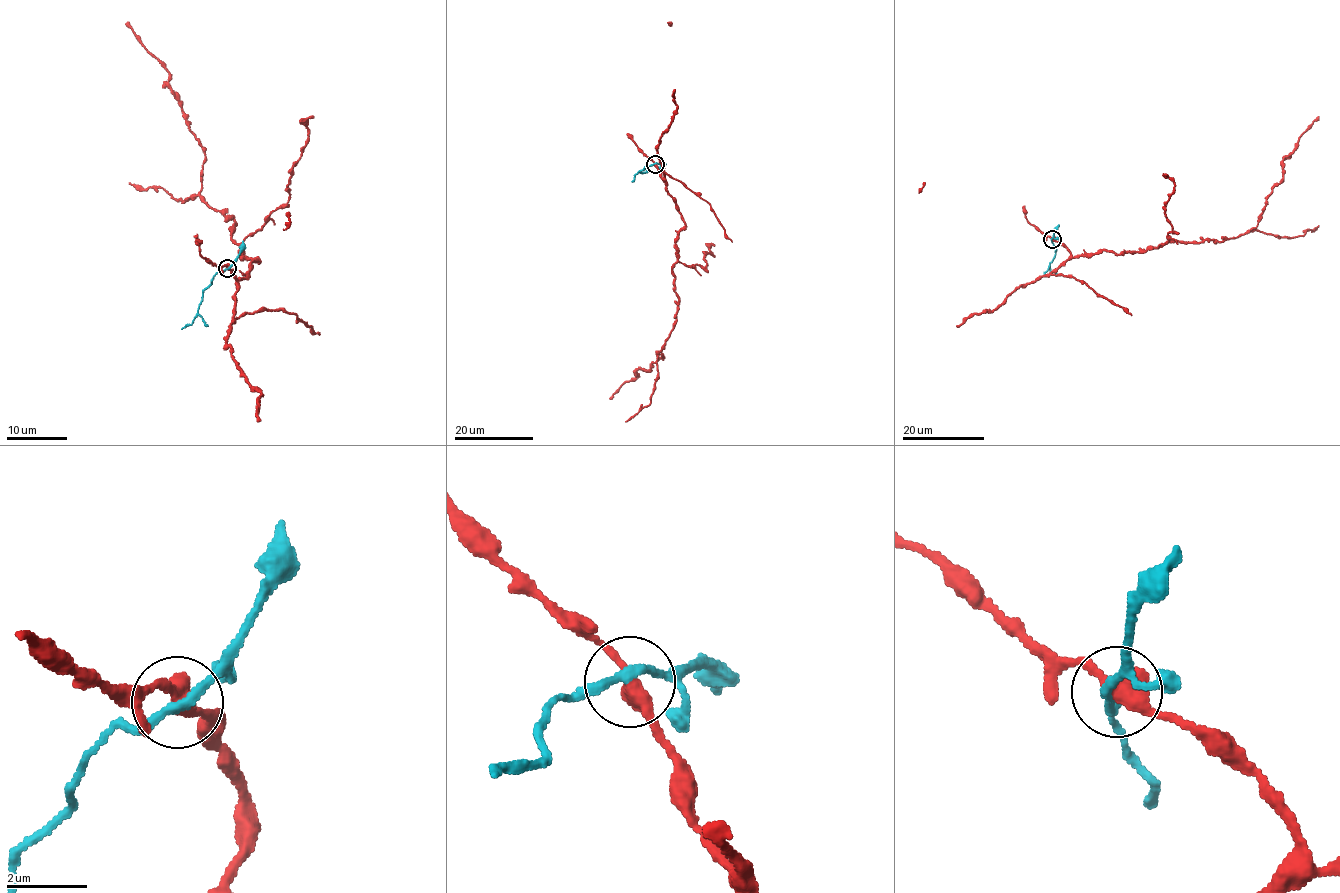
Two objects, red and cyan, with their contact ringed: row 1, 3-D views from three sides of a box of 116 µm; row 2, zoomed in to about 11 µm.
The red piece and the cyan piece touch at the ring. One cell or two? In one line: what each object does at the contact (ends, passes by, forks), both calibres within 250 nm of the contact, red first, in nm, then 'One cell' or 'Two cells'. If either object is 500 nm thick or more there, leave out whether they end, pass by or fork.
At the ring red passes by. At the ring cyan passes by. Thickness 400 nm (red) against 200 nm. Two cells

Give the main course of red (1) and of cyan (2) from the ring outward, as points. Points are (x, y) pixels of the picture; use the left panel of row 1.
1: (227, 267), (237, 286), (259, 262), (241, 255), (230, 215), (200, 196), (205, 150), (169, 71), (127, 21)
2: (227, 267), (215, 275), (204, 290), (193, 322), (181, 328)

